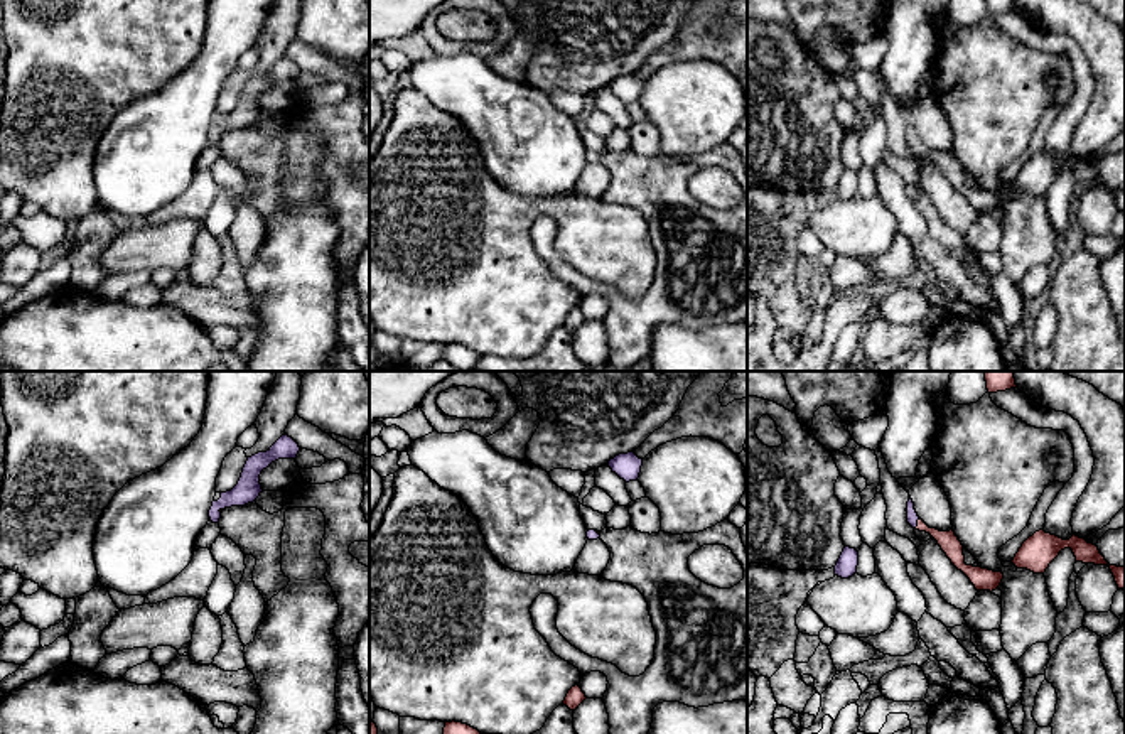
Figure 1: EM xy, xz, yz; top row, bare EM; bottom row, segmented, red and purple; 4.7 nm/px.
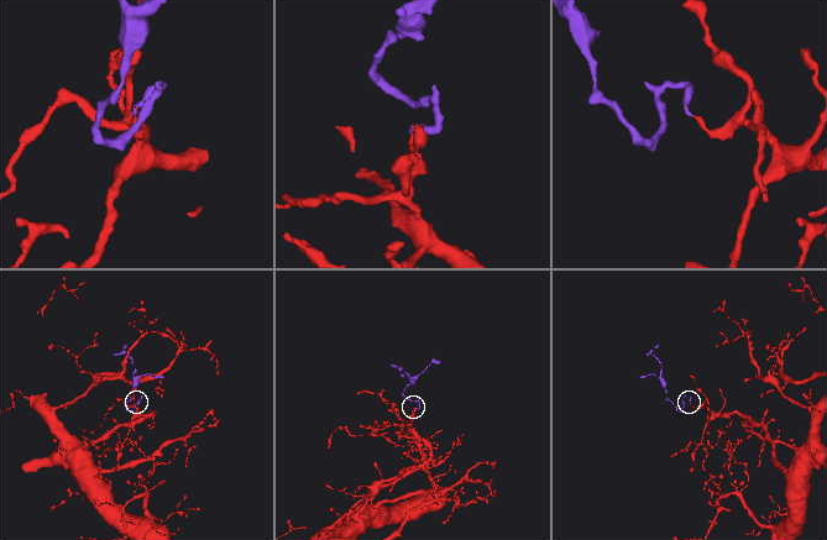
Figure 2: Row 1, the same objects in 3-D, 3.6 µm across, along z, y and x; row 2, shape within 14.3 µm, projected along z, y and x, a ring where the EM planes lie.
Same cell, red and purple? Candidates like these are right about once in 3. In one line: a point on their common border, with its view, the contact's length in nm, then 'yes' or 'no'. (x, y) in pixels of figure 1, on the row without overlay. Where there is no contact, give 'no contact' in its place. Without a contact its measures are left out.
meets red in yz at (918, 145); contact 50 nm long; yes

